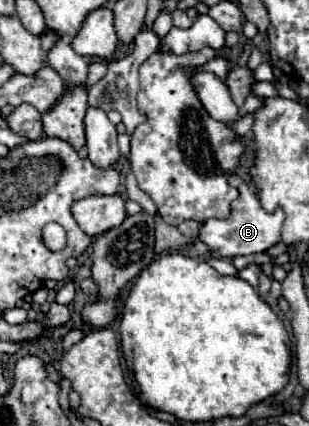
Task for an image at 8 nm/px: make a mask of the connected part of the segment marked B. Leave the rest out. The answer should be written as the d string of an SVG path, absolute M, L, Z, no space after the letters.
M237 174L229 176L229 184L239 190L239 198L231 202L231 218L227 220L215 220L209 218L201 222L199 238L207 244L207 248L213 254L219 254L221 258L233 258L233 256L251 256L259 252L267 252L271 246L281 242L281 224L285 220L285 214L281 208L275 212L265 212L257 200L255 190Z

